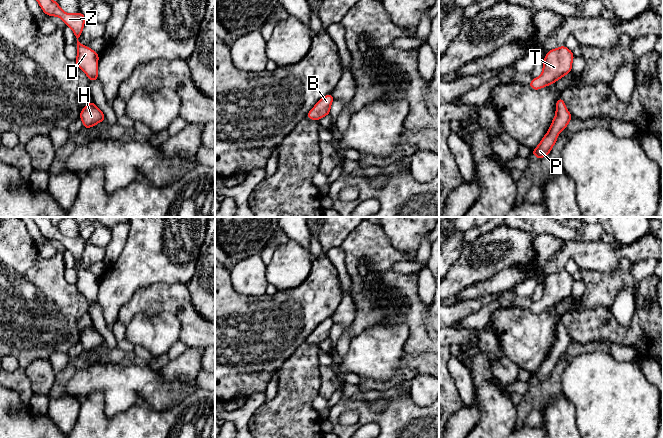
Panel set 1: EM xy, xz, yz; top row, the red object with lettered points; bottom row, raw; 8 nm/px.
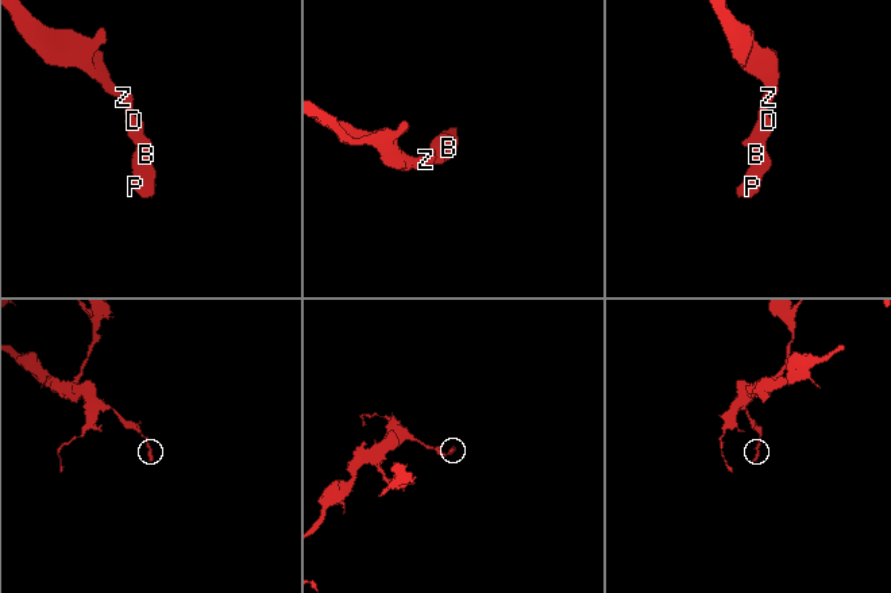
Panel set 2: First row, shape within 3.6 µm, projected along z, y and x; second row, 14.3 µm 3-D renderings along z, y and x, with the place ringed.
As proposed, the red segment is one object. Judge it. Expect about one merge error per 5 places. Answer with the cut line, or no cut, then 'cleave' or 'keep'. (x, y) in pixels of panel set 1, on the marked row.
no cut; keep

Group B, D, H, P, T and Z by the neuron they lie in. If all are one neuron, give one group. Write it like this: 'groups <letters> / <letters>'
groups B D H P T Z

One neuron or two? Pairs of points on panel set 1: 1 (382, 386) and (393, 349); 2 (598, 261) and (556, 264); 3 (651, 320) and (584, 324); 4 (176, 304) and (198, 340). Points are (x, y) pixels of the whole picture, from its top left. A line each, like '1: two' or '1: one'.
1: two
2: one
3: one
4: one

